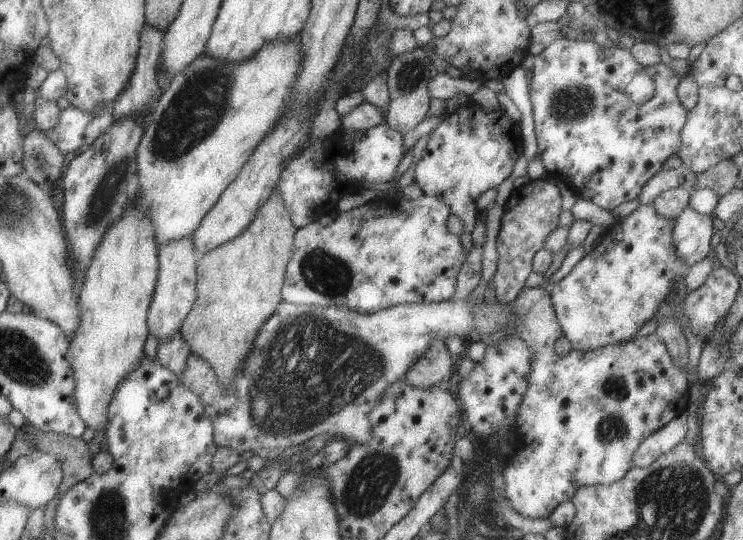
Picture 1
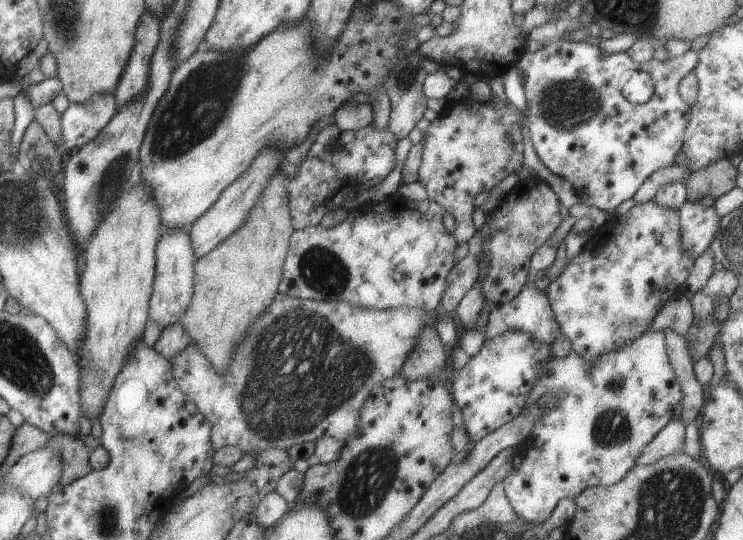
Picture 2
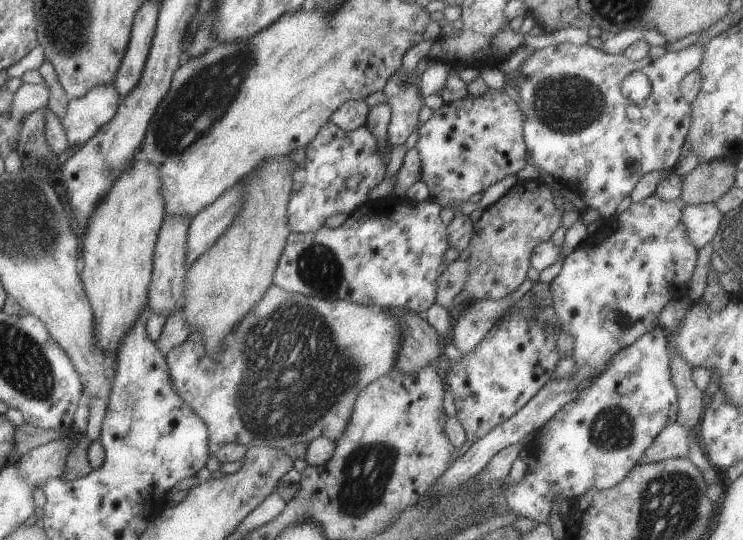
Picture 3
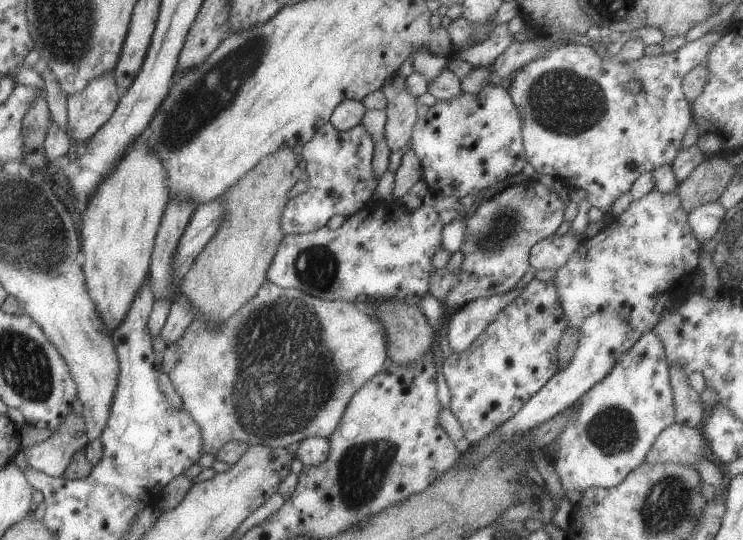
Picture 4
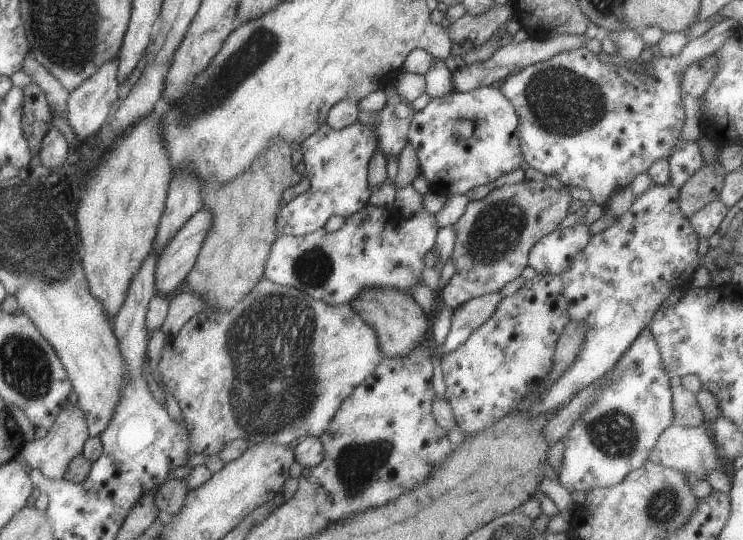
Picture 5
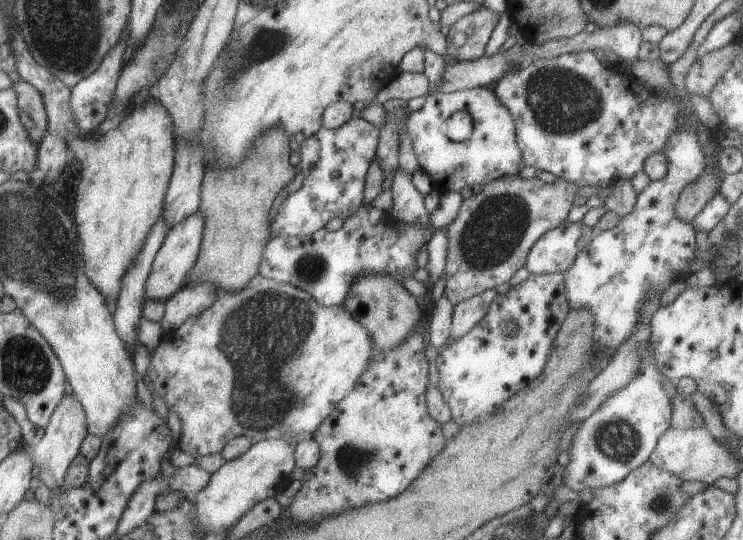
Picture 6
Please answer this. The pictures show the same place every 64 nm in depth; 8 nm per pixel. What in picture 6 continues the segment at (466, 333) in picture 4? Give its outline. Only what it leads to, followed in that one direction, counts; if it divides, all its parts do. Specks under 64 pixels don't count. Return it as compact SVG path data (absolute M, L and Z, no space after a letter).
M489 289L455 304L451 314L451 330L448 338L457 340L467 330L471 330L485 316L495 294L497 293L494 289Z

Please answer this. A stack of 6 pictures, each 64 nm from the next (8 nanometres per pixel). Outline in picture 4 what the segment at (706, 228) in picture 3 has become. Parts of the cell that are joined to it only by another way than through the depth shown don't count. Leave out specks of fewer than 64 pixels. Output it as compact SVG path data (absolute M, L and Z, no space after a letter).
M717 201L693 208L686 213L687 225L697 243L702 245L717 233L725 214L725 210Z

